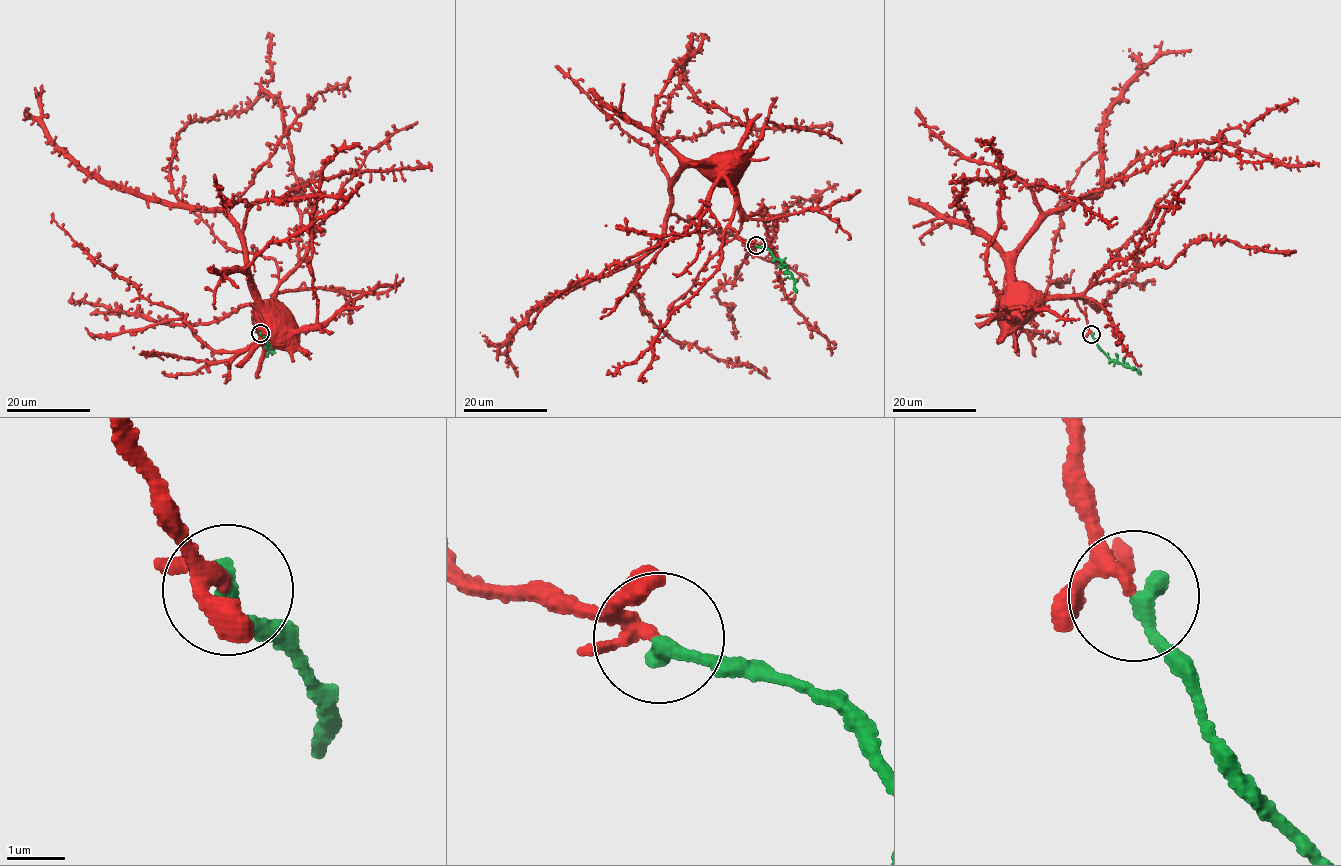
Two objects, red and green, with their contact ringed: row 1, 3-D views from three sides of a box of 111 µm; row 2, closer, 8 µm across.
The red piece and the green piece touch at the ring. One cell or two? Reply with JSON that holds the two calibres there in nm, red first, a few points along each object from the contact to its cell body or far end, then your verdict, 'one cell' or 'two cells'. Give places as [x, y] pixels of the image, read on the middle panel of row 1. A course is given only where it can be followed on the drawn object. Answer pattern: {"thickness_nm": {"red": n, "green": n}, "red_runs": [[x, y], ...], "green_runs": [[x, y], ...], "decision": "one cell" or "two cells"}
{"thickness_nm": {"red": 160, "green": 320}, "red_runs": [[756, 245], [739, 239], [731, 228], [737, 164], [734, 161], [729, 163]], "green_runs": [[756, 245], [770, 252], [781, 262], [792, 275], [797, 293]], "decision": "one cell"}

